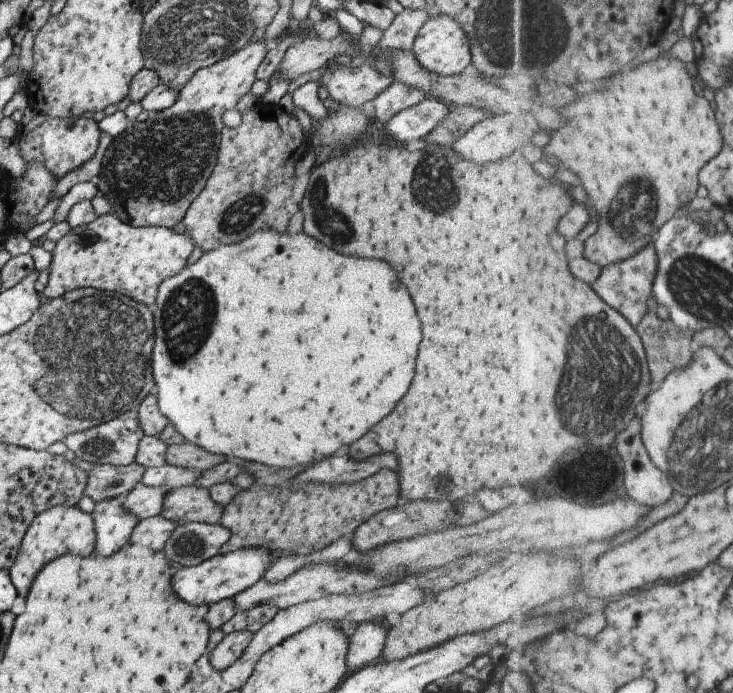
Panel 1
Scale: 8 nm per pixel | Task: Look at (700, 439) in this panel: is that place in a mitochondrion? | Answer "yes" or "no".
yes

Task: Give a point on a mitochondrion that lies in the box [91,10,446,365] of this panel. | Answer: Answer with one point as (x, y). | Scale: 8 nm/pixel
(158, 165)

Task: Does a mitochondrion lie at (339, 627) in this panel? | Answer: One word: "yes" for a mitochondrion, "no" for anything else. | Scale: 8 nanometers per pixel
no

